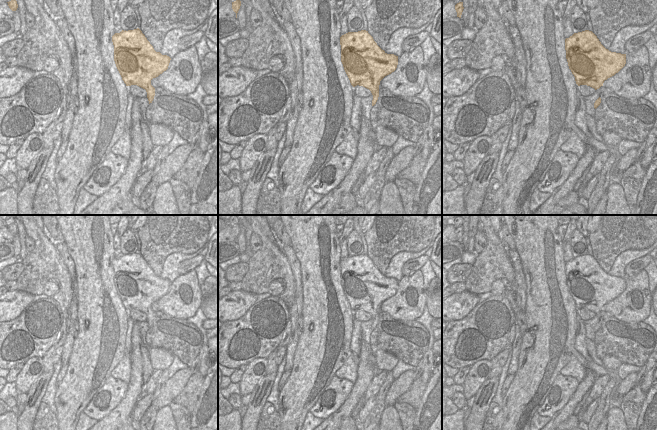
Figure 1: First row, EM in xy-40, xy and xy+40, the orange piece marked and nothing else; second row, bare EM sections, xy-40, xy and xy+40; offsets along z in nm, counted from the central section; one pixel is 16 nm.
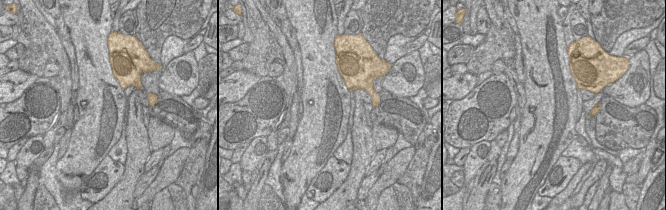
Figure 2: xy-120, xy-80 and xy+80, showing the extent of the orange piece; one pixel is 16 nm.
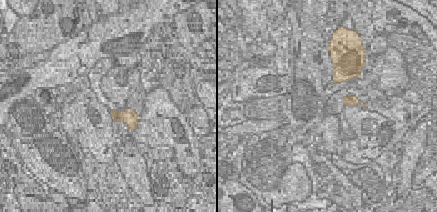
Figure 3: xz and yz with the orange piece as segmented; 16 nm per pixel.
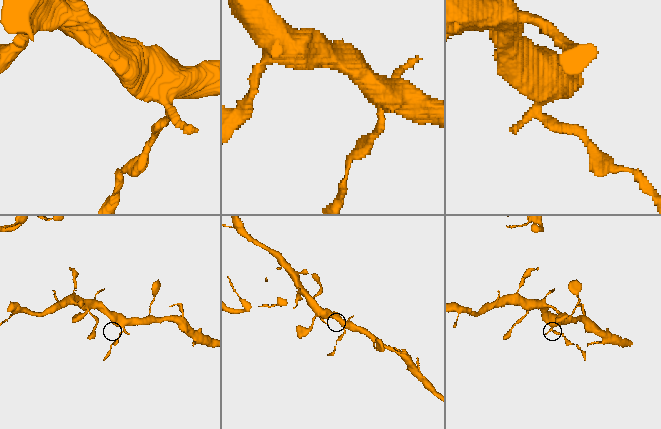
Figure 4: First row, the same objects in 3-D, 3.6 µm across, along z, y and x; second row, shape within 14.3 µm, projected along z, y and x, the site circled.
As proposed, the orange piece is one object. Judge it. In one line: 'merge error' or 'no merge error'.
merge error

